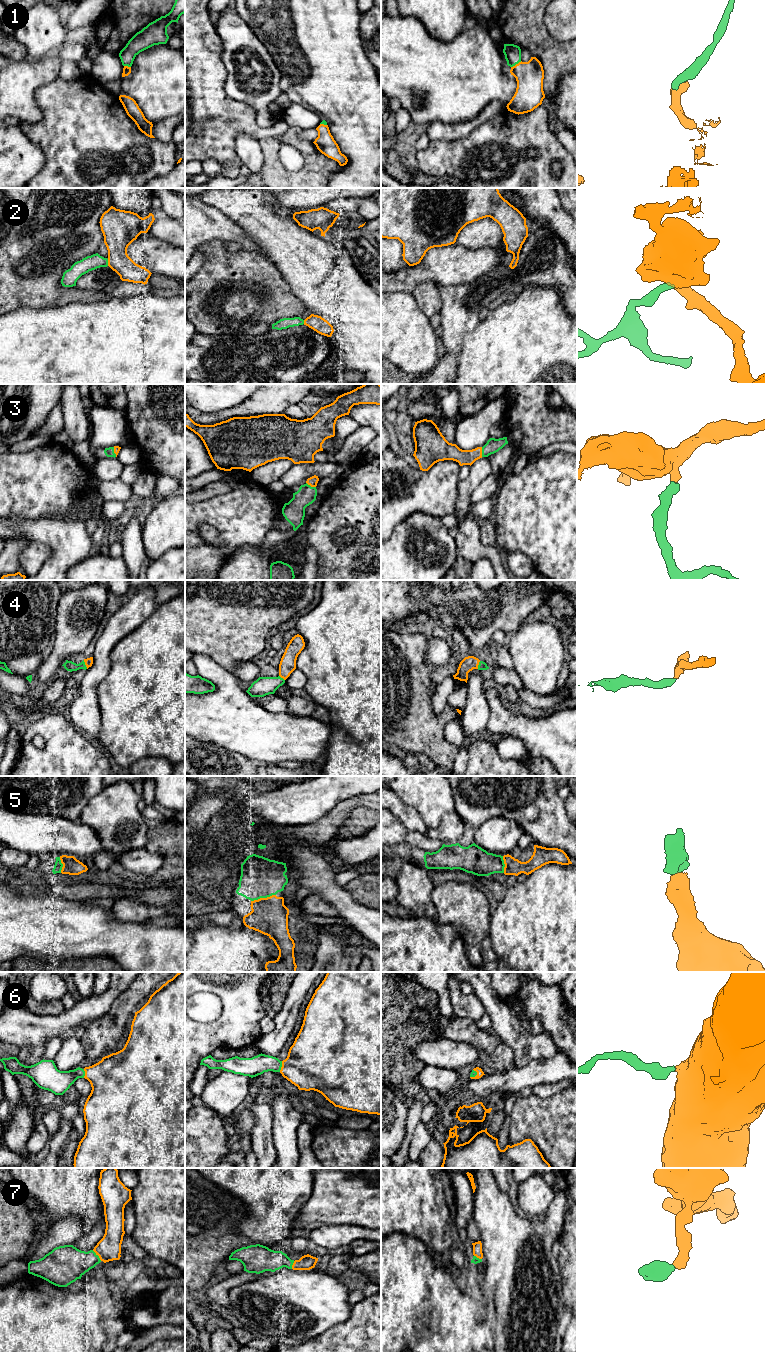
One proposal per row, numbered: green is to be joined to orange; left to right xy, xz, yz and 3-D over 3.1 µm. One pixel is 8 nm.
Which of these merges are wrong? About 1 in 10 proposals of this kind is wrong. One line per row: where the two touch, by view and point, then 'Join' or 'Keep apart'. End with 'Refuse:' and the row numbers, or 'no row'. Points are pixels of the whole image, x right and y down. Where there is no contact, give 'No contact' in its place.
1: Touches orange at yz (516, 64). Join
2: Touches orange at xy (108, 262). Join
3: Touches orange at xz (311, 486). Join
4: Touches orange at xy (85, 664). Join
5: Touches orange at xz (263, 898). Join
6: Touches orange at xz (282, 1066). Join
7: Touches orange at xy (97, 1254). Join
Refuse: no row

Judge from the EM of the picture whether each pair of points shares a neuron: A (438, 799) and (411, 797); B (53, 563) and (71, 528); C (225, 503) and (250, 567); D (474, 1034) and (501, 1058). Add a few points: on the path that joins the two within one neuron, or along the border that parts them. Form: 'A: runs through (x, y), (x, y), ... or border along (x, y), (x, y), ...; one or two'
A: runs through (431, 797), (418, 797); one
B: runs through (62, 554), (68, 548), (68, 537); one
C: border along (264, 537), (262, 545), (241, 545), (224, 561); two
D: runs through (481, 1039), (494, 1052); one

